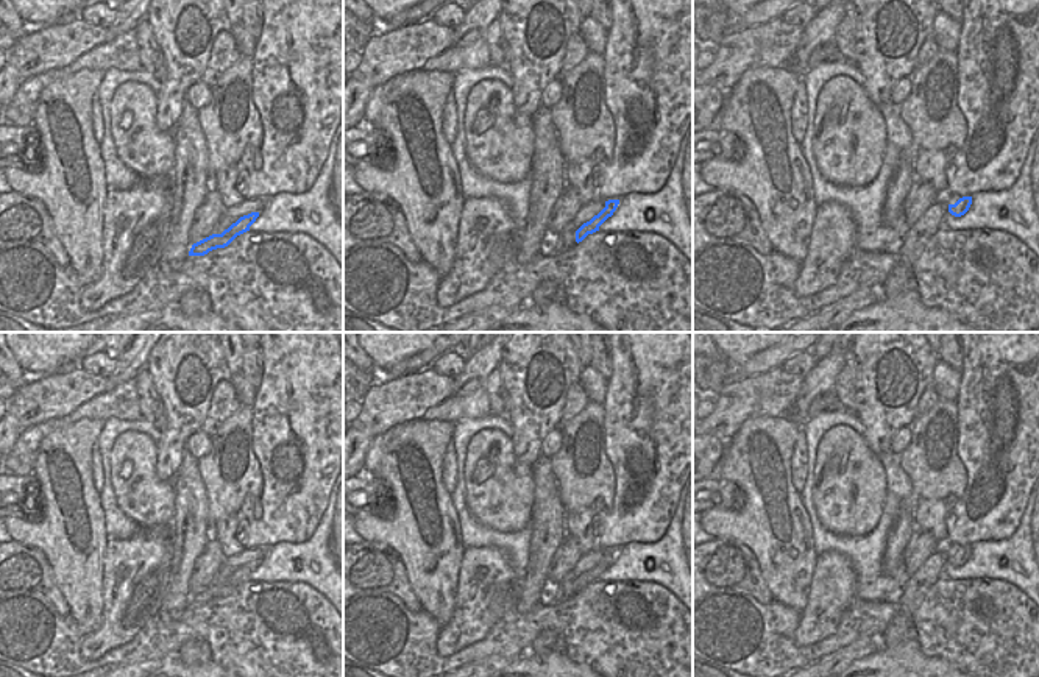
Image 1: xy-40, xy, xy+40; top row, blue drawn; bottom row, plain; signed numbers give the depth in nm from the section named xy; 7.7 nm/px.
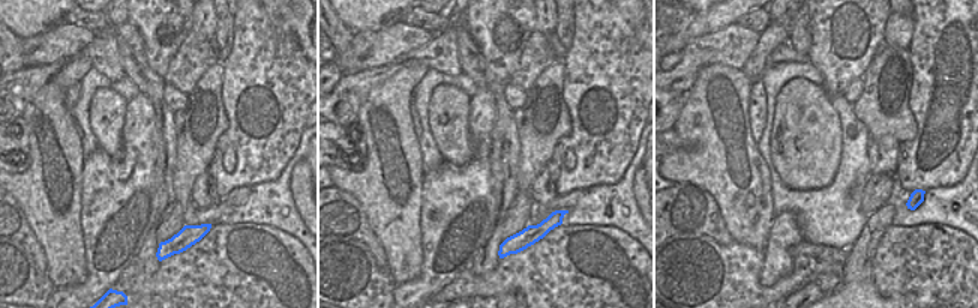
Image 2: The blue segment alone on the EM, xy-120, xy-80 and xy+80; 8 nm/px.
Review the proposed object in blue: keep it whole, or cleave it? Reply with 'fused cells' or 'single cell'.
single cell

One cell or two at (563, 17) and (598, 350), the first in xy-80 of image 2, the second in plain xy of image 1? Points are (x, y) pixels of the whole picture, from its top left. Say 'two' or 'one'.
one

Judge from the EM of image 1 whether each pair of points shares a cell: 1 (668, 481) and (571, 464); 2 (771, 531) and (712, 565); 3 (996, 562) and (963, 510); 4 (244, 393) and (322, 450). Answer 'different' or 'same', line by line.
1: different
2: different
3: different
4: different

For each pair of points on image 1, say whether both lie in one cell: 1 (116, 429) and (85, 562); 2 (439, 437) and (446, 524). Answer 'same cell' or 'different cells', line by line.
1: different cells
2: same cell

